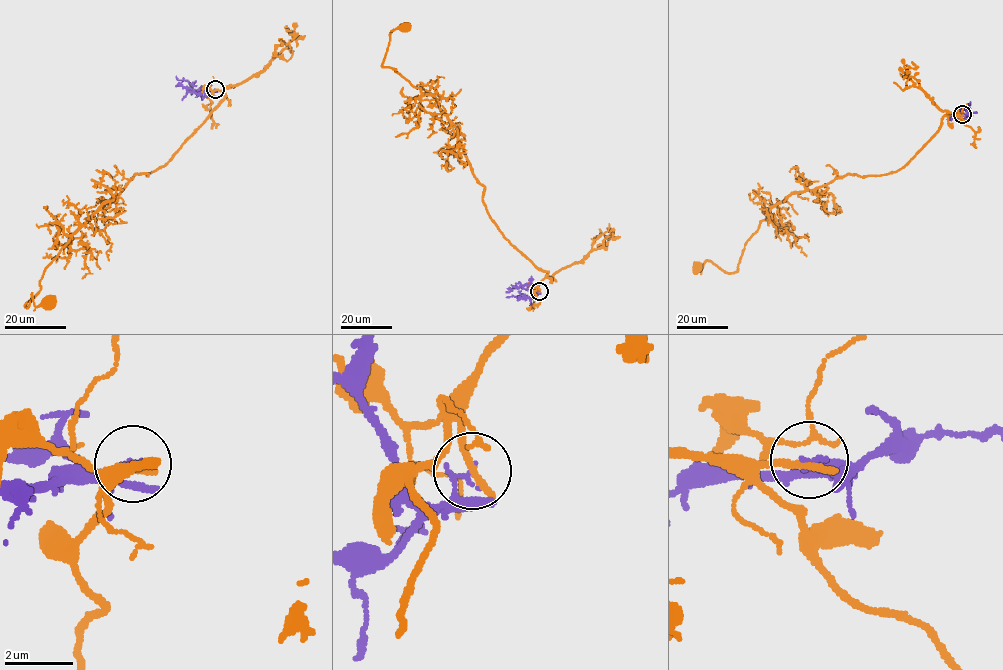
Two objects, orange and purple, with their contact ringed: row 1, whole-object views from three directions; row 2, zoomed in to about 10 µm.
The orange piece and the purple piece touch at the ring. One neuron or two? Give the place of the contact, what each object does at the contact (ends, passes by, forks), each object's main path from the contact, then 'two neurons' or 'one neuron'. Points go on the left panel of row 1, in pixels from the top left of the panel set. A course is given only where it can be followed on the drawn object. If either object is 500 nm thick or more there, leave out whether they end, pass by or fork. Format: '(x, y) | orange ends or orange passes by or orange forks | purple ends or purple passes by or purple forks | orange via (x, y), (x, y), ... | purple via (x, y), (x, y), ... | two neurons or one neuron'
(215, 89) | orange ends | purple ends | orange via (215, 90), (224, 99), (164, 166), (136, 174), (92, 214), (25, 305), (31, 294), (35, 306), (51, 301) | purple via (215, 90), (195, 94), (182, 85), (176, 86) | two neurons

